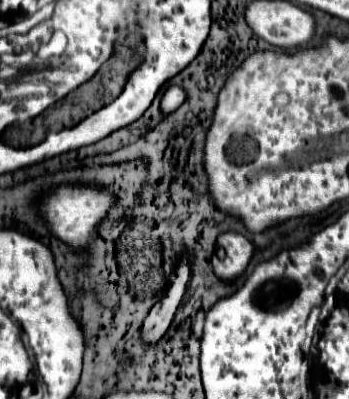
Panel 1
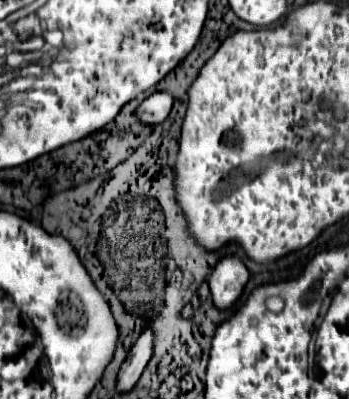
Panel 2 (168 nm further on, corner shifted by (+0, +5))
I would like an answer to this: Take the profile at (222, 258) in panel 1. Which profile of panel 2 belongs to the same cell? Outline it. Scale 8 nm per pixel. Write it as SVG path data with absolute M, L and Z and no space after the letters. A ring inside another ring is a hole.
M230 254L220 258L208 280L216 308L228 308L230 304L234 304L240 298L248 278L250 272L240 256Z

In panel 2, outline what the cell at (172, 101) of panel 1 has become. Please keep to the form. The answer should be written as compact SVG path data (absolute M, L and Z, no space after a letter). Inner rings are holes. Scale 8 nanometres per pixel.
M154 92L150 98L146 98L138 108L138 118L146 124L158 124L164 122L172 110L174 96L170 92Z

